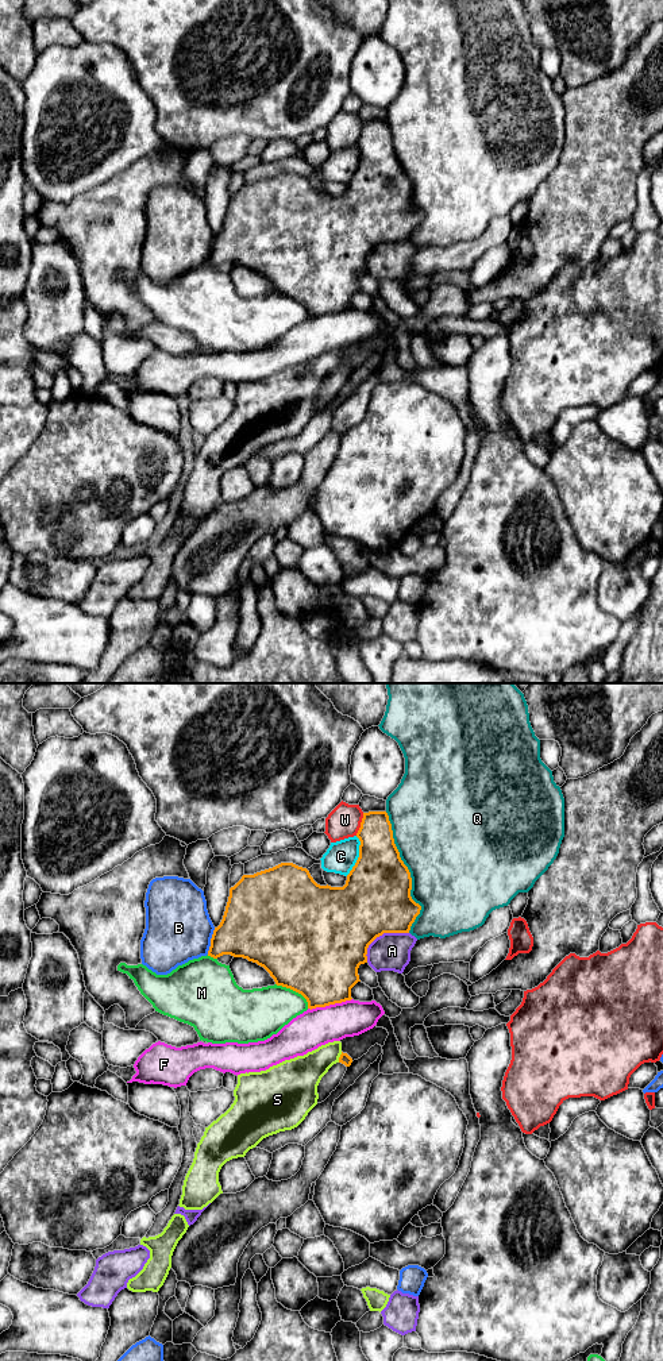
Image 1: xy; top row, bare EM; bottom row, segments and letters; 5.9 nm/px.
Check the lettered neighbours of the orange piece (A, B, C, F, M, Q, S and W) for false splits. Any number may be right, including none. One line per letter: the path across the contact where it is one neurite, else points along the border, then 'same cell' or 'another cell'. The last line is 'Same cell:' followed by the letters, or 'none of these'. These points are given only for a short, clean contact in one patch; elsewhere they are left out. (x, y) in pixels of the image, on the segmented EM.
A: another cell
B: another cell
C: another cell
F: another cell
M: another cell
Q: another cell
S: along xy (342, 1052), (338, 1061) | another cell
W: another cell
Same cell: none of these

